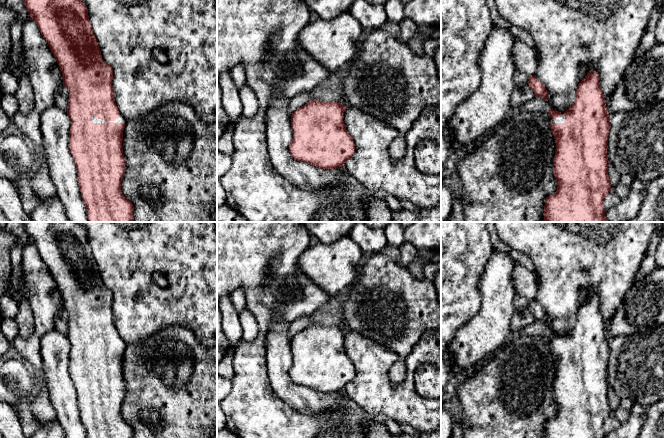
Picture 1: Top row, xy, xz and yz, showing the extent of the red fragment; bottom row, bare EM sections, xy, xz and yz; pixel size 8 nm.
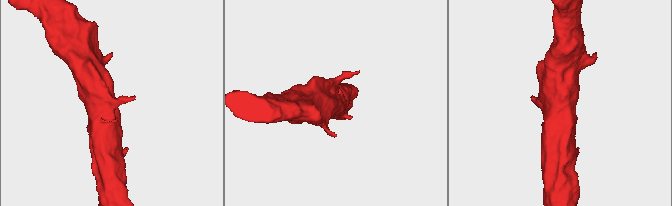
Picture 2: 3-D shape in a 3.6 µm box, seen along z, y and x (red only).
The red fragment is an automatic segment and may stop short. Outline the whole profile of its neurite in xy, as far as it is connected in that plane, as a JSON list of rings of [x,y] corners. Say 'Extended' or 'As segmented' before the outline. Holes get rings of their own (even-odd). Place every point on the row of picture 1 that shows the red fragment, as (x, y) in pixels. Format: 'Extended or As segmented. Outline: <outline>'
Extended. Outline: [[[23,0],[29,16],[37,23],[41,35],[48,43],[51,52],[53,53],[61,71],[63,78],[63,85],[65,85],[69,92],[67,114],[70,117],[71,126],[69,131],[69,148],[70,153],[74,159],[77,168],[77,179],[80,187],[81,197],[87,209],[88,222],[133,222],[133,204],[122,193],[121,181],[126,170],[125,157],[123,154],[122,141],[123,131],[127,120],[120,114],[119,109],[114,100],[113,93],[113,69],[102,59],[101,51],[96,37],[93,34],[93,29],[89,22],[88,10],[82,0]]]

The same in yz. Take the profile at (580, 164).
Extended. Outline: [[[589,71],[578,84],[576,99],[565,112],[548,109],[551,132],[556,142],[553,159],[557,190],[546,197],[543,222],[609,222],[605,216],[604,200],[611,190],[608,175],[607,143],[609,135],[609,113],[596,71]]]

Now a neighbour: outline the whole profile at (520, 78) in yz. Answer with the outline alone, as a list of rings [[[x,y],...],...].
[[[517,70],[516,73],[515,73],[515,75],[514,75],[514,78],[513,79],[514,79],[515,85],[517,87],[522,87],[522,86],[528,84],[529,77],[530,76],[527,75],[526,73]]]

